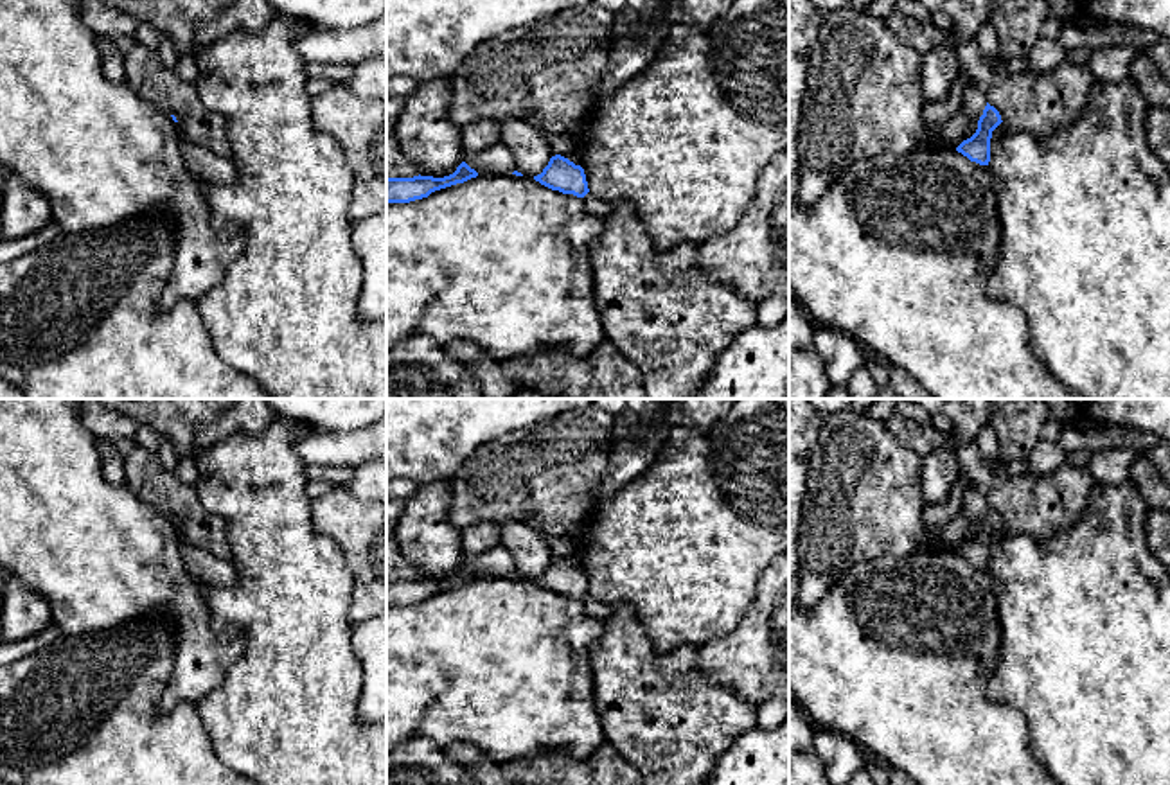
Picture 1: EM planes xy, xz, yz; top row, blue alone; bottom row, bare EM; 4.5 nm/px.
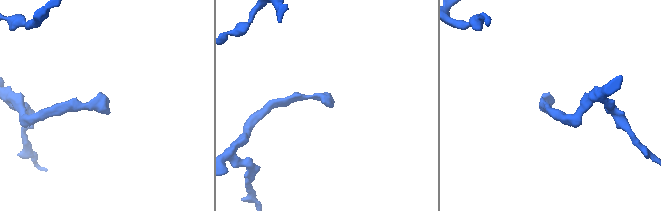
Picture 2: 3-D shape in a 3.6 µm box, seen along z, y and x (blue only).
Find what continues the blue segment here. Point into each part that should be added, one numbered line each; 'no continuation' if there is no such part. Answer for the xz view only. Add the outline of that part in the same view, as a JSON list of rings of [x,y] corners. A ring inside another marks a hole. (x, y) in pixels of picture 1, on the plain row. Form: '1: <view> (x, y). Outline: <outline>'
1: xz (592, 606). Outline: [[[588,595],[584,600],[584,611],[586,614],[589,616],[595,616],[595,618],[607,618],[613,614],[613,604],[602,604],[598,602],[597,598],[593,598],[591,595]]]

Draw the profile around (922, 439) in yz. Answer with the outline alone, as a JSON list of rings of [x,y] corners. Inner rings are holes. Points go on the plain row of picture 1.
[[[899,413],[891,415],[882,424],[904,447],[911,449],[918,456],[926,456],[936,449],[951,444],[951,437],[944,429],[936,429],[931,424],[920,424]]]

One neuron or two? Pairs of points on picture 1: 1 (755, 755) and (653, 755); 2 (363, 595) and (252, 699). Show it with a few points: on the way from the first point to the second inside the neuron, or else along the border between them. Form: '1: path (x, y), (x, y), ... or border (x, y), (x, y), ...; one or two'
1: border (752, 730), (739, 735), (710, 766); two
2: border (349, 566), (353, 577), (349, 622), (353, 626); two

